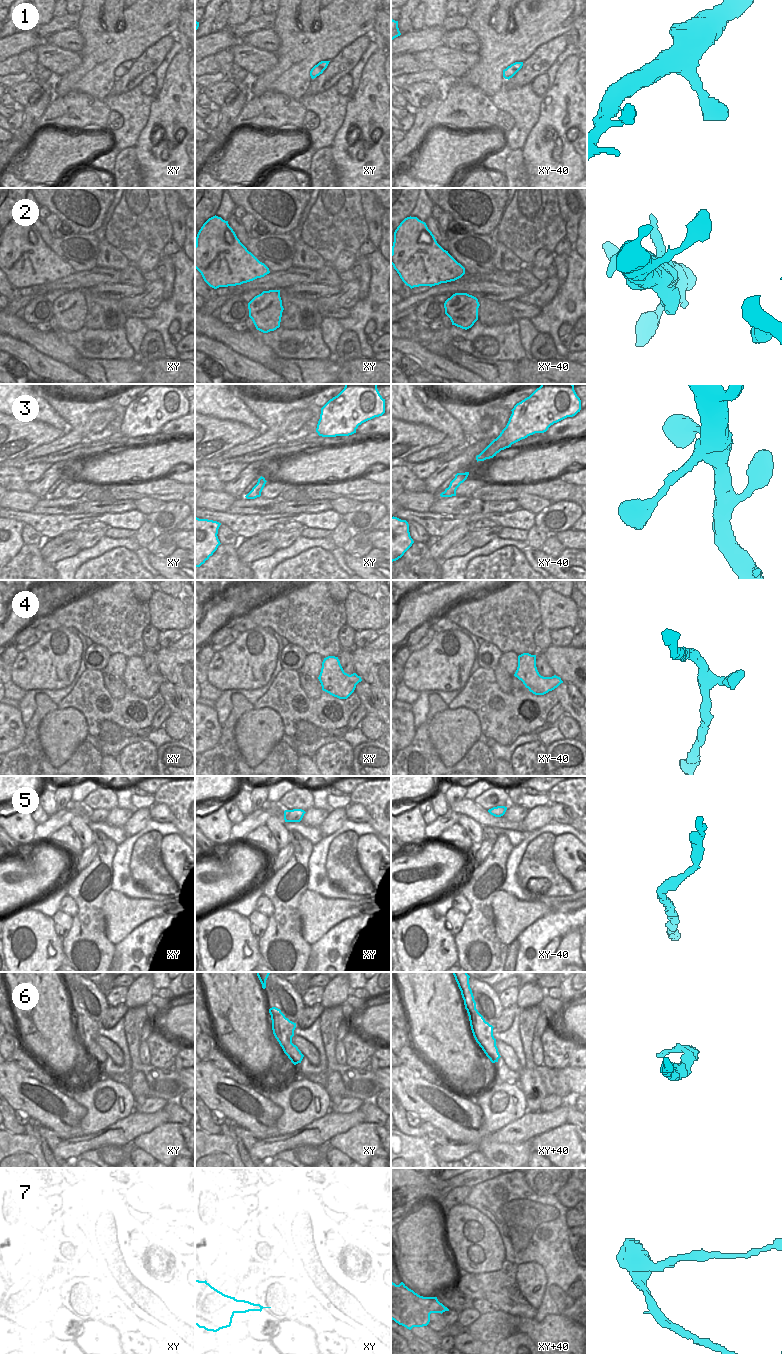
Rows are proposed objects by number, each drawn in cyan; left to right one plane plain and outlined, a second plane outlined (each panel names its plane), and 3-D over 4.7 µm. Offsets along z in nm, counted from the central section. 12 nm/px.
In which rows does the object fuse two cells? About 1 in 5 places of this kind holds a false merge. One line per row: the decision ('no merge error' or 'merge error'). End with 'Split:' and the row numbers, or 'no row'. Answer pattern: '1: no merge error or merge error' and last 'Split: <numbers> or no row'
1: no merge error
2: no merge error
3: no merge error
4: no merge error
5: no merge error
6: no merge error
7: merge error
Split: 7

